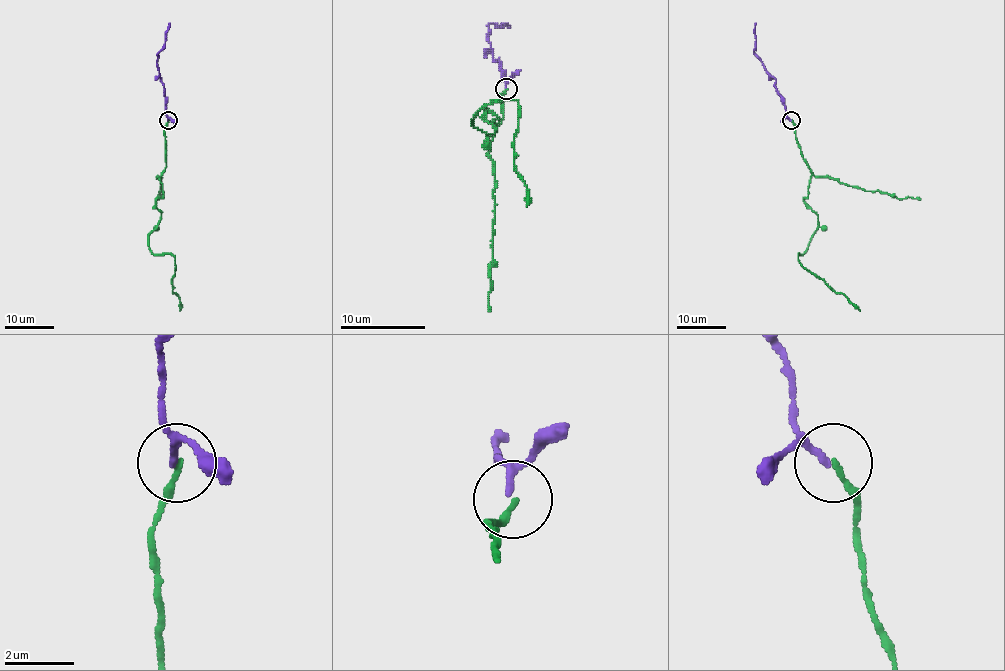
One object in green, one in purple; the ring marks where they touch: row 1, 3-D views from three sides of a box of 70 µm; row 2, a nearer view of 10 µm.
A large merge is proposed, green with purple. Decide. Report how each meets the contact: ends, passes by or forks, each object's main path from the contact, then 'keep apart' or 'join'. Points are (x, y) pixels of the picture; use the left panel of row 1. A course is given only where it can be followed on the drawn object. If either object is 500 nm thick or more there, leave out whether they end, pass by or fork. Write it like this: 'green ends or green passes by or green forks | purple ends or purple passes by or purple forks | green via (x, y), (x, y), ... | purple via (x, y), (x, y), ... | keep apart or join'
green ends | purple passes by | green via (167, 120), (164, 196), (156, 202), (161, 216), (149, 249), (175, 260), (180, 311) | purple via (167, 120), (165, 90), (156, 62), (170, 23) | join

